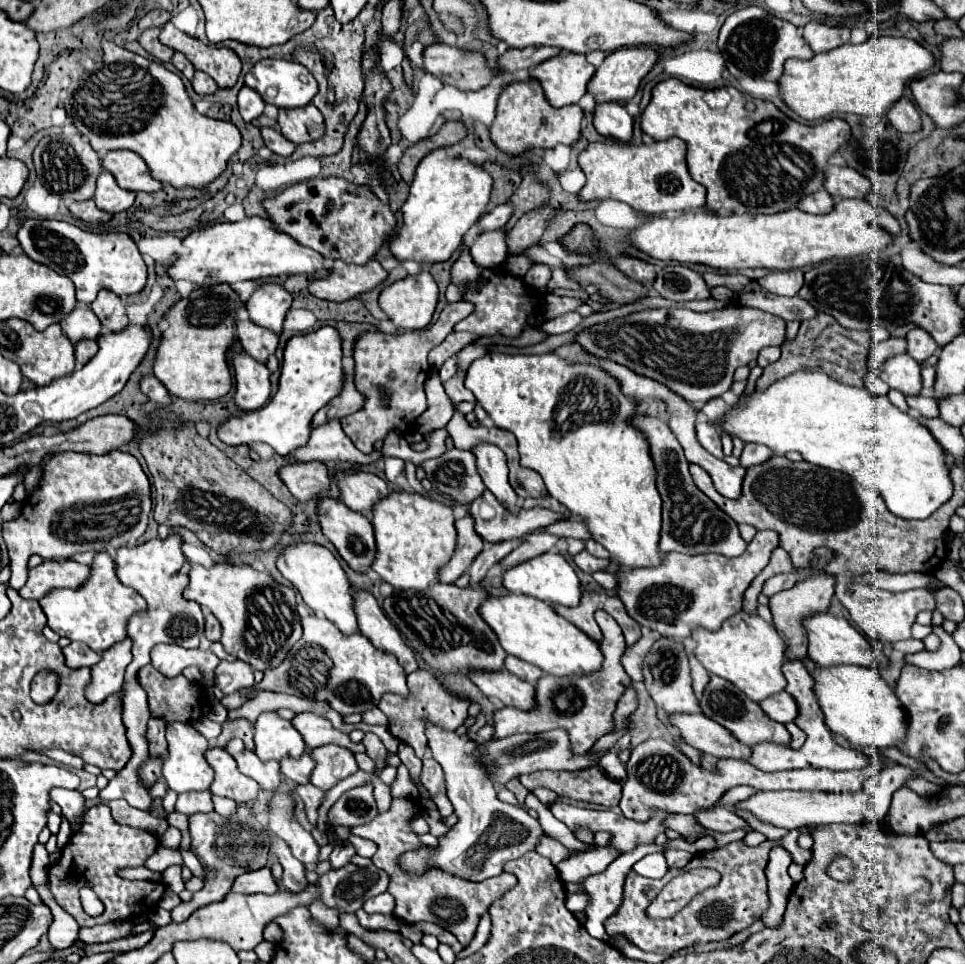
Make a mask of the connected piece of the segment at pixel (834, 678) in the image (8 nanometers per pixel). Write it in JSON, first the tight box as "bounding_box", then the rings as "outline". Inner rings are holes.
{"bounding_box":[811,664,905,746],"outline":[[[839,664],[811,672],[813,692],[831,732],[841,734],[853,746],[895,746],[905,738],[905,712],[897,702],[893,688],[875,668]]]}

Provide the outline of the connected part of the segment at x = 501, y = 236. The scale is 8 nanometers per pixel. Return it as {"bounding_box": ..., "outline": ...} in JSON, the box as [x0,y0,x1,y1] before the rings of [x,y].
{"bounding_box":[469,232,507,268],"outline":[[[483,232],[469,246],[471,258],[479,268],[497,268],[507,260],[505,252],[505,232]]]}

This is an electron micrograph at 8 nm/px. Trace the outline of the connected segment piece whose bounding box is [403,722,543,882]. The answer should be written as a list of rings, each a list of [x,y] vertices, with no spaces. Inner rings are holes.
[[[431,722],[425,724],[425,734],[433,758],[445,772],[447,796],[455,808],[455,814],[459,816],[459,822],[449,828],[449,834],[445,838],[439,838],[437,848],[425,846],[421,850],[403,854],[405,870],[423,874],[425,870],[429,870],[429,866],[439,866],[441,870],[457,874],[471,882],[483,882],[501,874],[505,862],[515,860],[535,848],[537,840],[543,836],[539,822],[531,818],[523,808],[509,806],[497,800],[489,772],[483,766],[481,752],[467,734],[459,736],[449,730],[441,730]]]

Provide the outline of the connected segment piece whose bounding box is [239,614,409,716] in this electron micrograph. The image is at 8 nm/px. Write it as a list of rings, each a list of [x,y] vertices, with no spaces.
[[[305,616],[303,620],[303,638],[291,648],[287,658],[279,668],[267,670],[263,680],[251,688],[239,690],[249,696],[253,690],[285,692],[299,698],[325,700],[341,716],[363,714],[377,706],[381,694],[393,692],[405,696],[407,674],[393,654],[377,650],[369,638],[363,634],[343,634],[333,622],[319,616]]]

